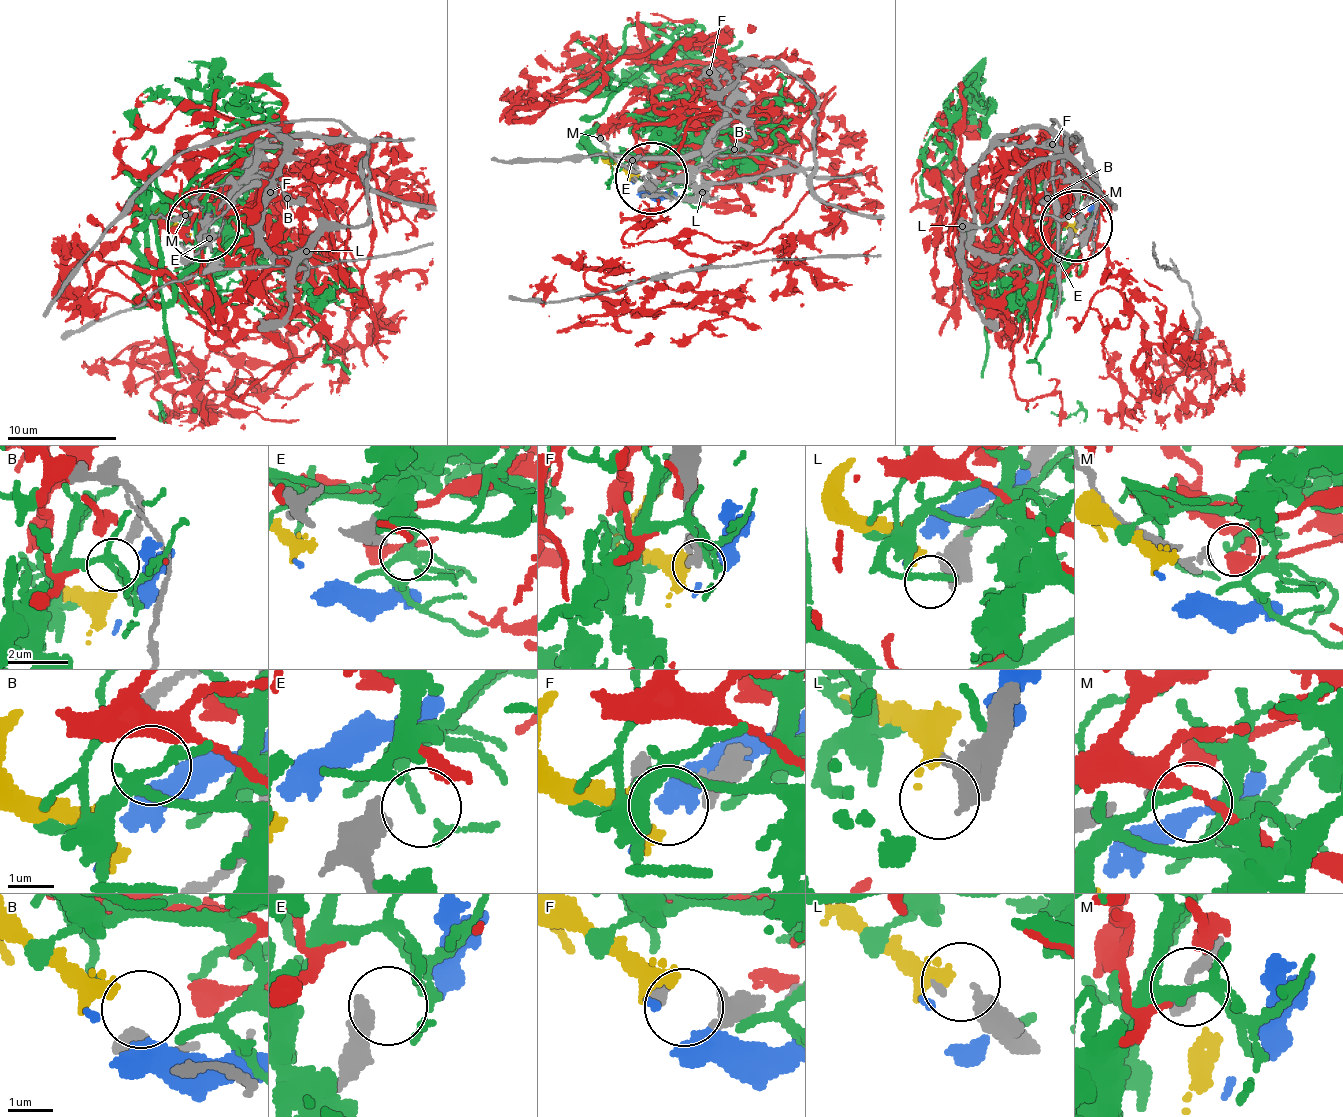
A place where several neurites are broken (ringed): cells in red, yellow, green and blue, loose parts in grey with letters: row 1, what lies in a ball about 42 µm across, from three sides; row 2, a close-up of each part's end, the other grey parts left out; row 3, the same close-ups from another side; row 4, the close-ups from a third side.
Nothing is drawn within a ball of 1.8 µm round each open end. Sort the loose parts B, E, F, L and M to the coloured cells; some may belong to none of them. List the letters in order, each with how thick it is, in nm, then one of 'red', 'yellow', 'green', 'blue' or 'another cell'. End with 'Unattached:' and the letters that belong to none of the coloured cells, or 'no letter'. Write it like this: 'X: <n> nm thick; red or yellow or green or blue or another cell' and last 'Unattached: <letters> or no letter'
B: 360 nm thick; another cell
E: 500 nm thick; another cell
F: 500 nm thick; yellow
L: 440 nm thick; another cell
M: 220 nm thick; another cell
Unattached: B, E, L, M

